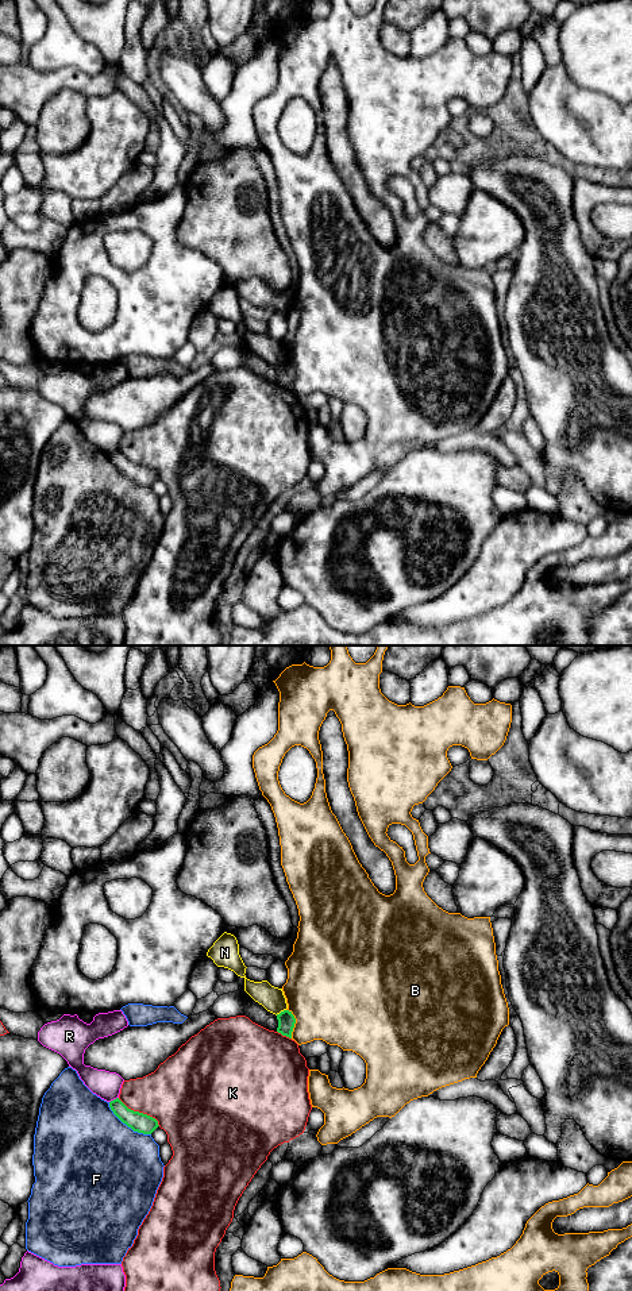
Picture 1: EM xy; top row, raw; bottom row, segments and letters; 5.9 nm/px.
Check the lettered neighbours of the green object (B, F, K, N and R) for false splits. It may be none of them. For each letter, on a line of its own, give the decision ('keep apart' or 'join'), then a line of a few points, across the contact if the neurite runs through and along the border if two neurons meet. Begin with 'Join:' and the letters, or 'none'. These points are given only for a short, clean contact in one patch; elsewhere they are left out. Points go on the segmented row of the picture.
Join: none
B: keep apart
F: keep apart
K: keep apart
N: keep apart; line xy (285, 1009), (276, 1014)
R: keep apart

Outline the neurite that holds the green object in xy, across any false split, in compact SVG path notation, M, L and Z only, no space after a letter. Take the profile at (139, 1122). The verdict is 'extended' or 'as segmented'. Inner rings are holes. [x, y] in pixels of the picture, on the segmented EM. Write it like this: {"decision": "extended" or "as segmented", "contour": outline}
{"decision": "as segmented", "contour": "M119 1098L111 1101L109 1107L134 1132L151 1134L159 1126L155 1118L128 1109Z"}

